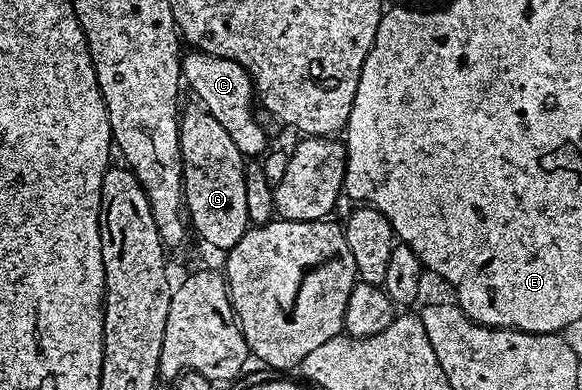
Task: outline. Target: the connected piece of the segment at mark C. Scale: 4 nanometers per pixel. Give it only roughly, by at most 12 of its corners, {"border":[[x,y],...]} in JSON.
{"border":[[189,51],[187,89],[231,135],[242,155],[266,152],[242,65]]}

